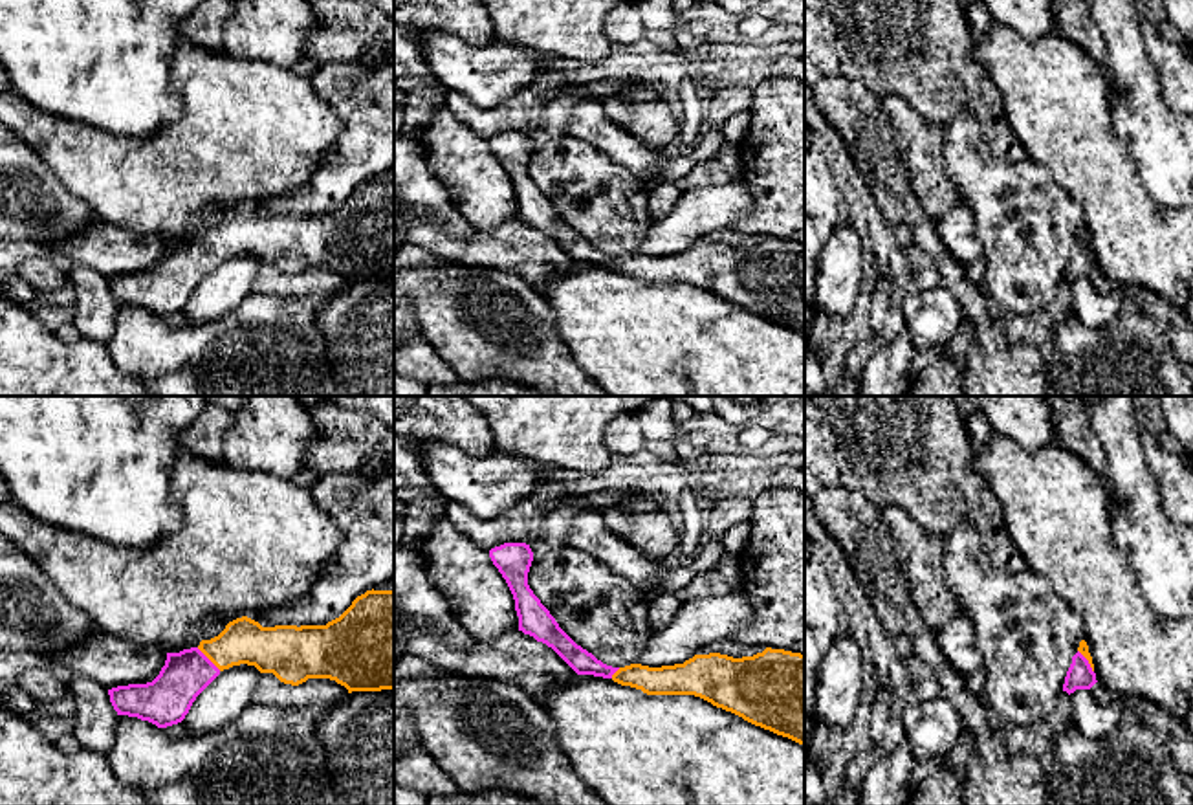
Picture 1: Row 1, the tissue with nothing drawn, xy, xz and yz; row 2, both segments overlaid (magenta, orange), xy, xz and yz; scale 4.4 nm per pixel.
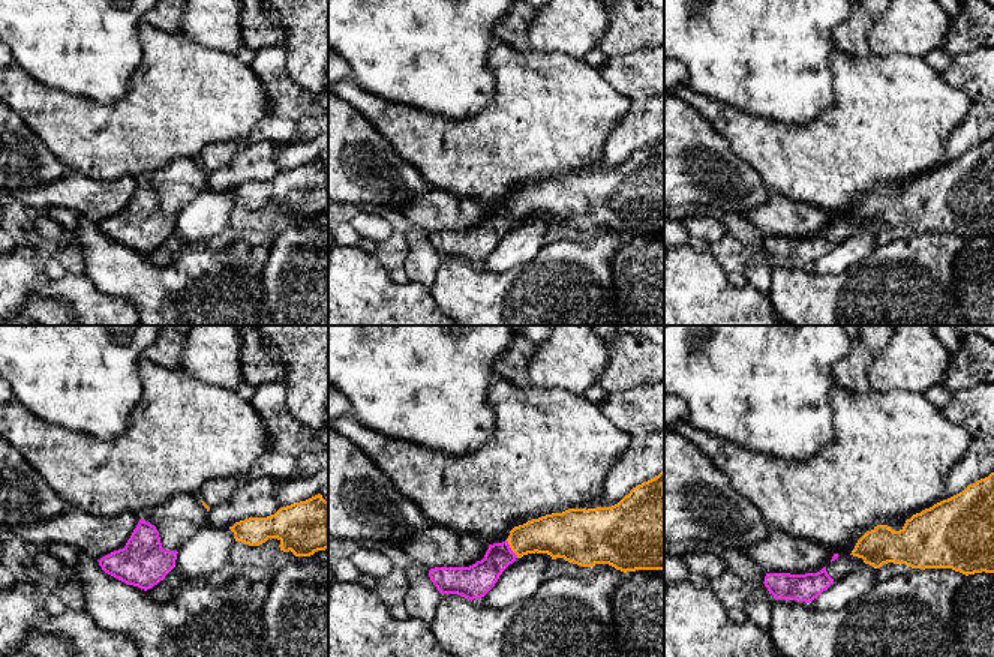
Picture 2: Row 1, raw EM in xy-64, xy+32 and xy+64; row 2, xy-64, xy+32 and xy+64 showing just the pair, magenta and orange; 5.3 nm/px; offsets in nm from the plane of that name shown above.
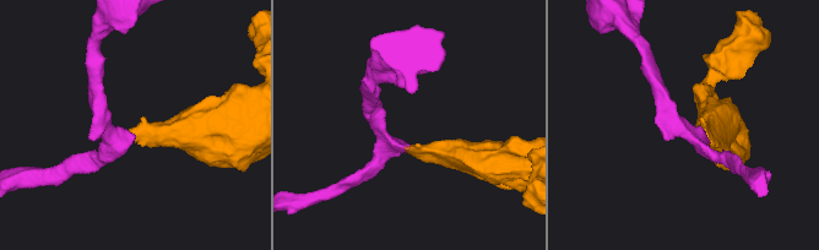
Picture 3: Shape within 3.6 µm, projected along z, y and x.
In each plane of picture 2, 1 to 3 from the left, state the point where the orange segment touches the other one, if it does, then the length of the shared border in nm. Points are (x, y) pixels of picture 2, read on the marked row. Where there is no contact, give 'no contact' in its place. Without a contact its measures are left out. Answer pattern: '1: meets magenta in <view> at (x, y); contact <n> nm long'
1: no contact
2: meets magenta in xy+32 at (510, 549); contact 120 nm long
3: no contact

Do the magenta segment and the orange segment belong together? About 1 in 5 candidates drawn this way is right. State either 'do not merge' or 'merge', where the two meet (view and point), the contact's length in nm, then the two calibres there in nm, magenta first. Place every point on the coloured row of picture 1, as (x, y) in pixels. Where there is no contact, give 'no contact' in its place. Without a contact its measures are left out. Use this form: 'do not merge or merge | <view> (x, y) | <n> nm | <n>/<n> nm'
merge | xy (207, 659) | 150 nm | 220/200 nm

